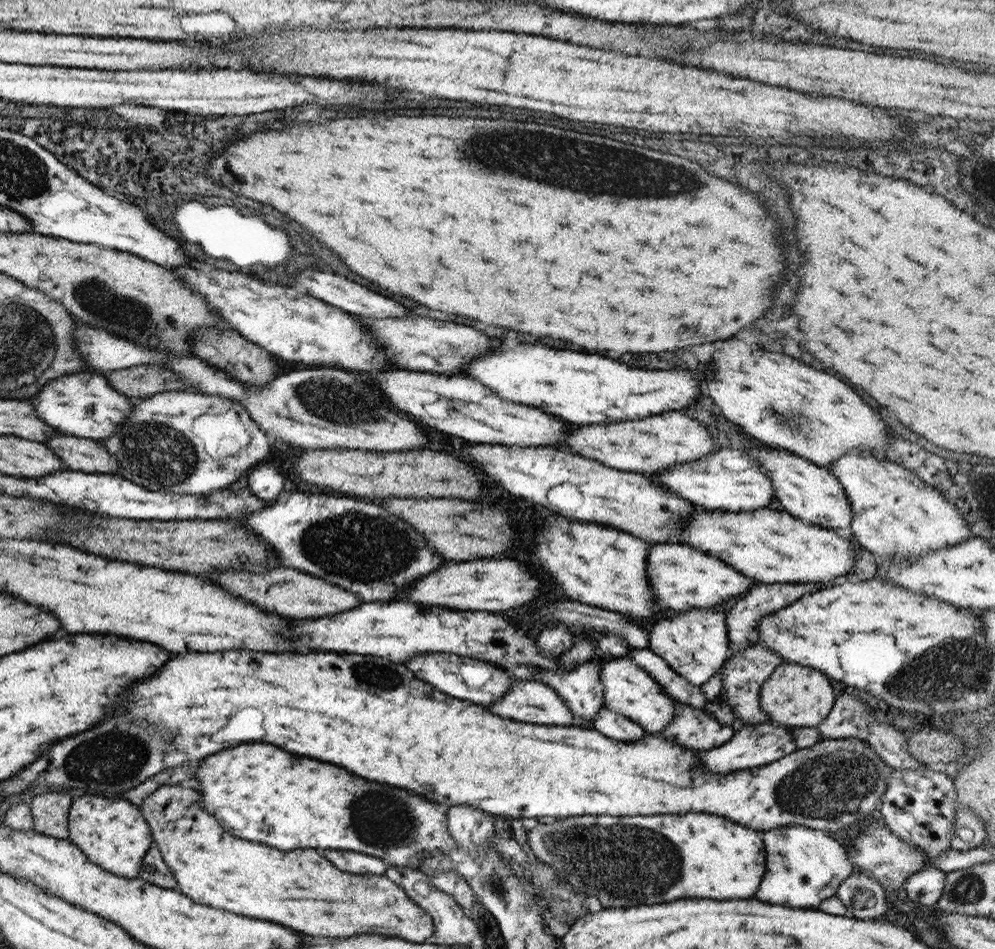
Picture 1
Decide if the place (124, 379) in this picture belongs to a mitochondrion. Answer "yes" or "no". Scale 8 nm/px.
no

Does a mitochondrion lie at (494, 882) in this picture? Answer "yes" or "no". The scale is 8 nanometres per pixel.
yes

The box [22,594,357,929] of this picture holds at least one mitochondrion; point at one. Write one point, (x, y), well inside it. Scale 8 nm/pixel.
(125, 755)

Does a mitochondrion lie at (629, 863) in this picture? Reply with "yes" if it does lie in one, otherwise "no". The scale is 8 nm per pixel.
yes

